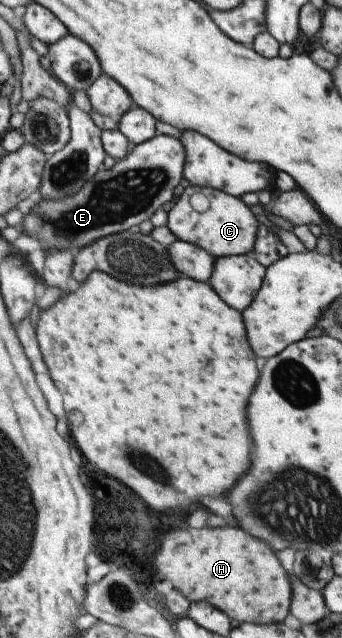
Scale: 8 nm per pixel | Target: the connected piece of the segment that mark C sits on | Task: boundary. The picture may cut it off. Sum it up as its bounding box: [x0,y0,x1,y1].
[166,186,258,258]

